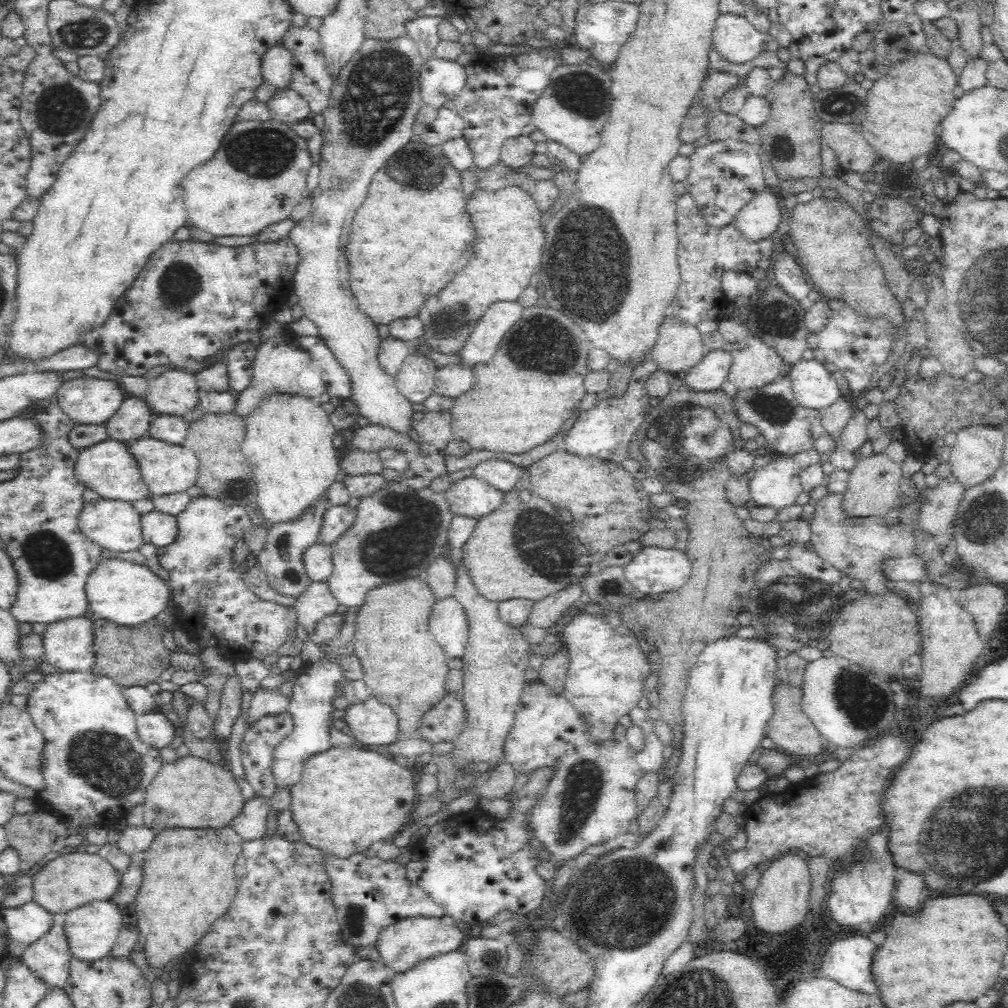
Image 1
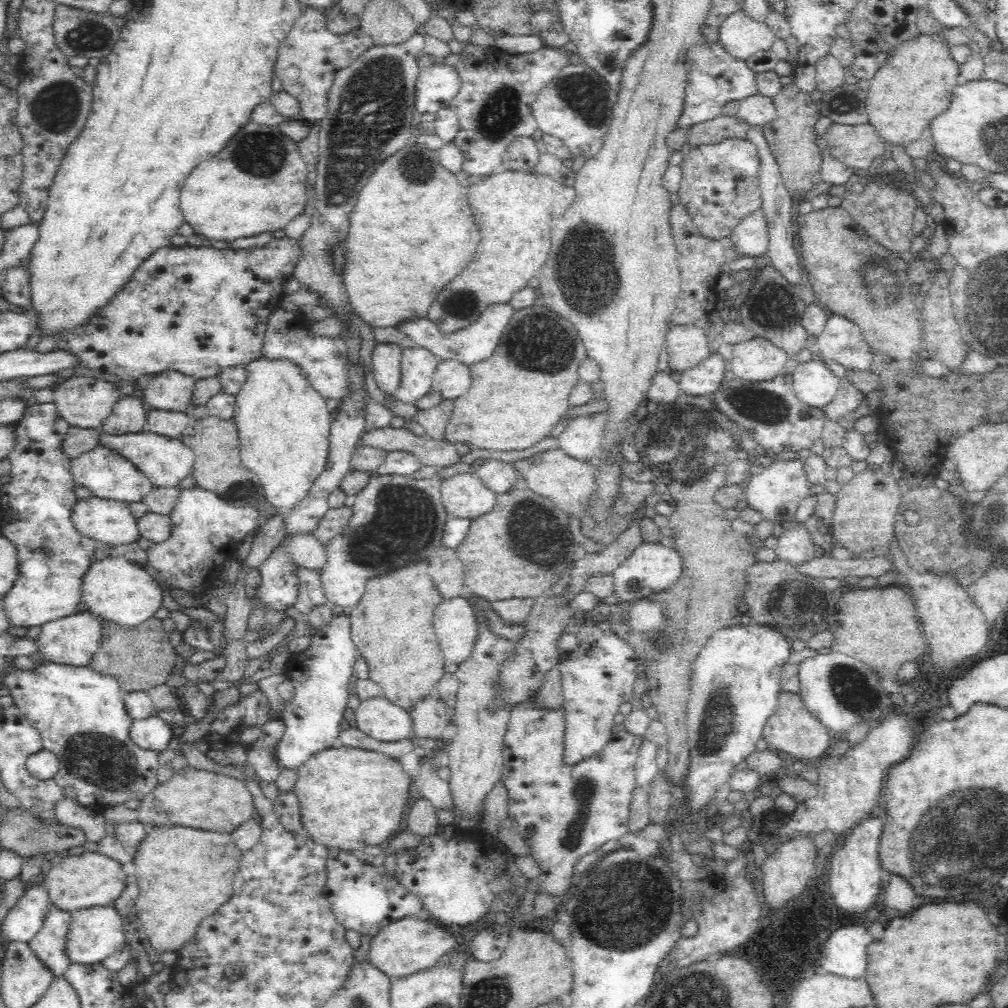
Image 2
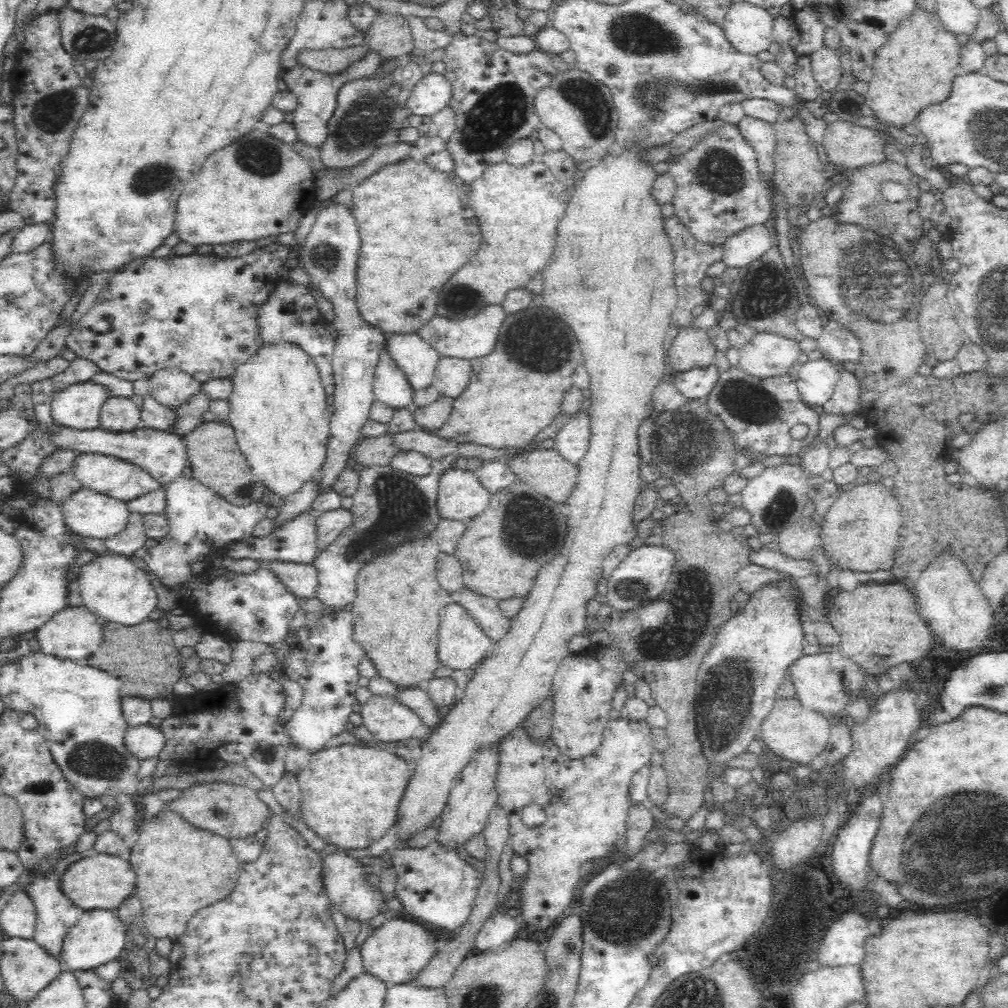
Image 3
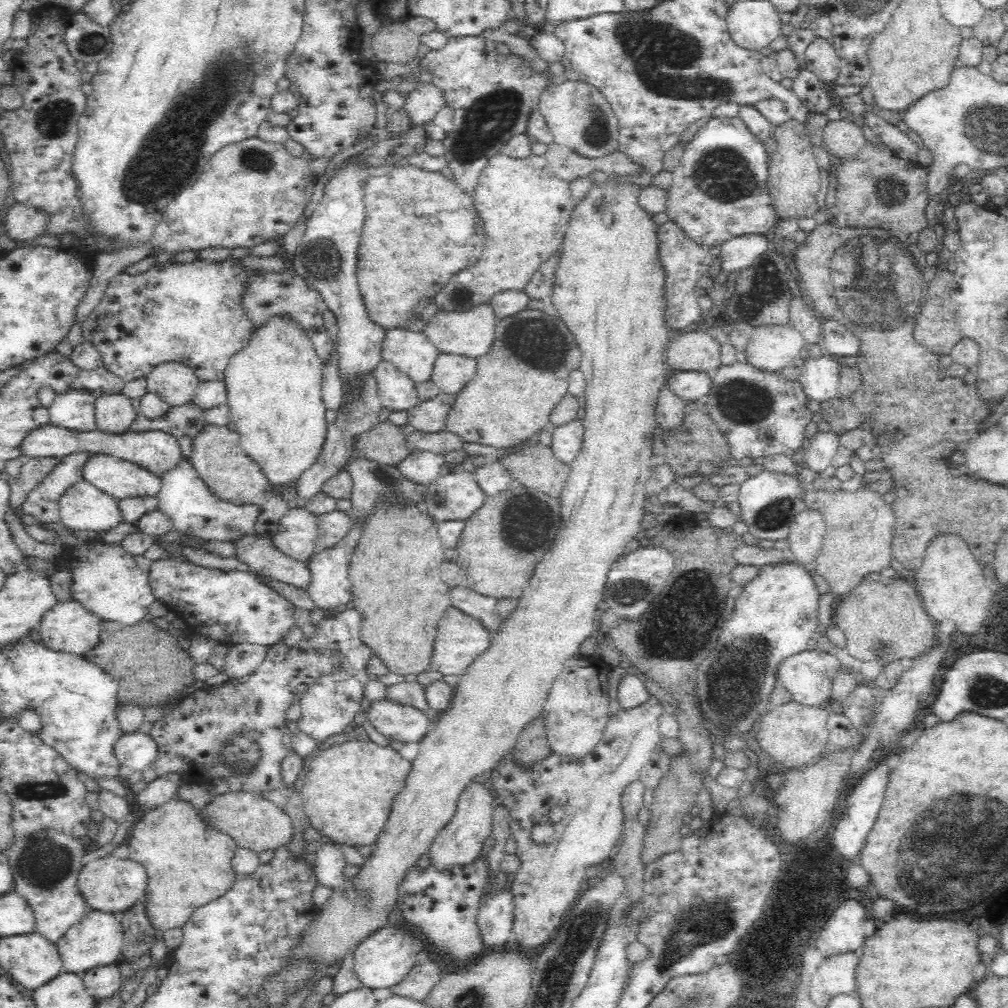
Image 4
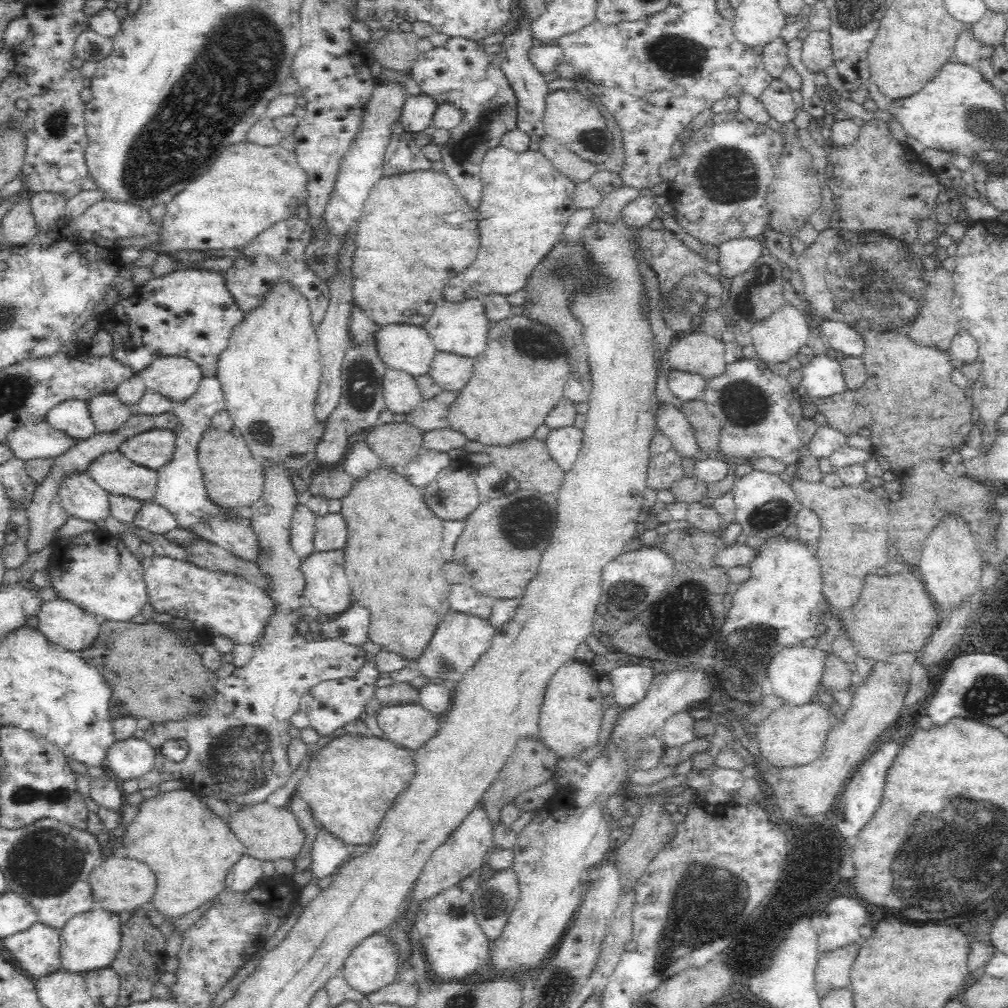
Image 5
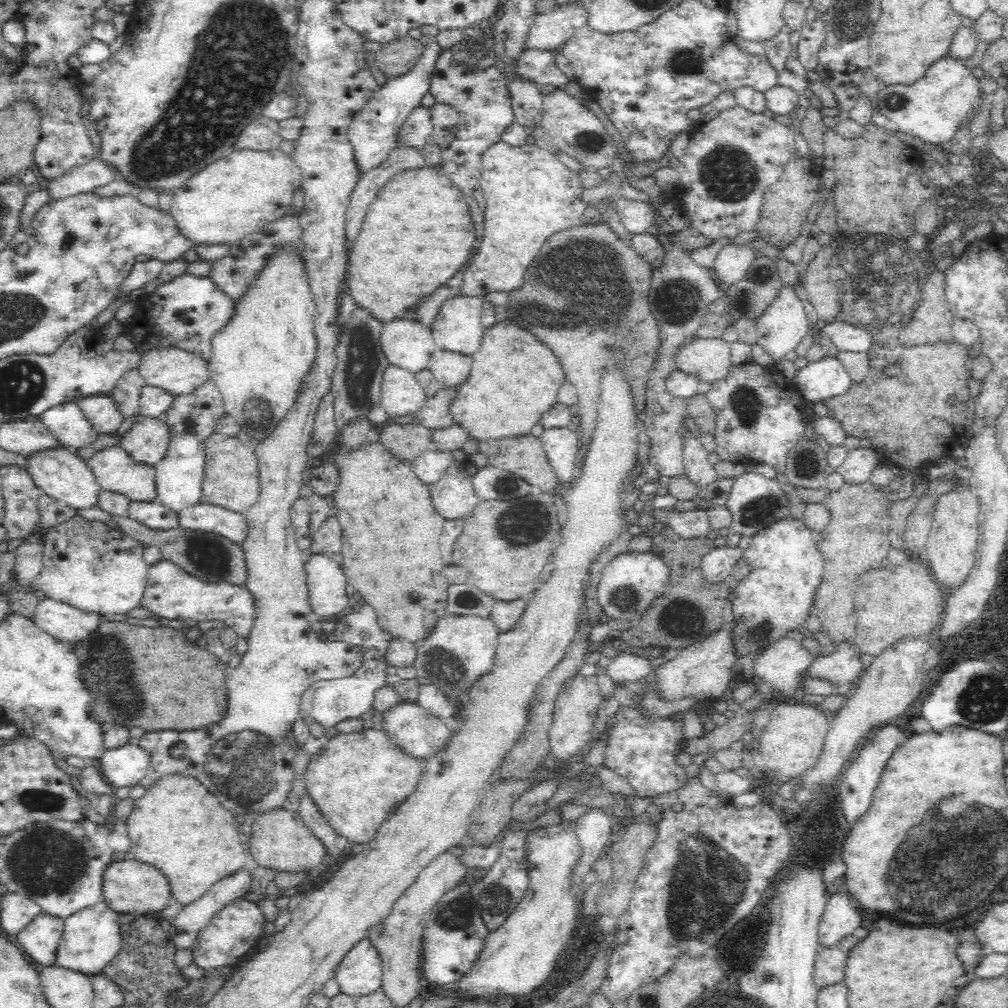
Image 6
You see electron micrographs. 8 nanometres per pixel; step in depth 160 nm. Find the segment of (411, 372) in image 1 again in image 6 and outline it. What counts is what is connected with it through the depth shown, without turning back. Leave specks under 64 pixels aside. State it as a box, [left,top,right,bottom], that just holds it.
[379,318,436,373]

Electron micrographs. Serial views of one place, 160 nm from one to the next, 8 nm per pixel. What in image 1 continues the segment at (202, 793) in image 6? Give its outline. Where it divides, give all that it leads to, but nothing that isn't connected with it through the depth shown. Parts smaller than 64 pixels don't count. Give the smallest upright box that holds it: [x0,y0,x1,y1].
[135,826,243,971]

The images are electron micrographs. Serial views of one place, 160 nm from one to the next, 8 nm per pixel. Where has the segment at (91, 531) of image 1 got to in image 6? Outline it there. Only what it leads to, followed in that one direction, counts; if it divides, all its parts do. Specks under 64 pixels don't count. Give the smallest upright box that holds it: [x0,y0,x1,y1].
[23,447,101,509]

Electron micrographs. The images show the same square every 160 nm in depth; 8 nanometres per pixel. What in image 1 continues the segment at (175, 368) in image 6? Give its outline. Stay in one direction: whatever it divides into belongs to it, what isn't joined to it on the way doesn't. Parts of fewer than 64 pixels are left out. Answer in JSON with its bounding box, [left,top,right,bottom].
[142,370,199,416]

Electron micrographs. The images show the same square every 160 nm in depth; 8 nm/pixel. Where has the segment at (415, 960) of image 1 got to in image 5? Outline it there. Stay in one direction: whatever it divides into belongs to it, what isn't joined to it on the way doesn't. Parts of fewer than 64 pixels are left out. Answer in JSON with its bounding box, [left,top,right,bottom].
[341,932,397,994]

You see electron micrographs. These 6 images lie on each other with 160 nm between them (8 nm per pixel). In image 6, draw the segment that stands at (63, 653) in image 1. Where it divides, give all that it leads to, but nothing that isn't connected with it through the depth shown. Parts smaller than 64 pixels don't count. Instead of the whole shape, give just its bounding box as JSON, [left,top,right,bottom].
[32,597,103,642]

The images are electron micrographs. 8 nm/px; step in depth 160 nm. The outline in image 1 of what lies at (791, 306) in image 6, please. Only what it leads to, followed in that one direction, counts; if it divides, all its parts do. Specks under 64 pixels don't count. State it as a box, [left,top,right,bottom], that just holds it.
[727,334,784,390]

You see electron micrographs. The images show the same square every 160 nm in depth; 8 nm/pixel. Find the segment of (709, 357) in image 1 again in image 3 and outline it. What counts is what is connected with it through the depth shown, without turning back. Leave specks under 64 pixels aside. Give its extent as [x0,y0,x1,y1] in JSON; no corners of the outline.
[669,364,719,400]

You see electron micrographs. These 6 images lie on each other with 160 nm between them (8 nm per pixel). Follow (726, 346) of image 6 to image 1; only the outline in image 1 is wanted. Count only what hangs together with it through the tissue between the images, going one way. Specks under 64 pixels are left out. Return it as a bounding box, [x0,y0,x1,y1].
[648,314,705,373]

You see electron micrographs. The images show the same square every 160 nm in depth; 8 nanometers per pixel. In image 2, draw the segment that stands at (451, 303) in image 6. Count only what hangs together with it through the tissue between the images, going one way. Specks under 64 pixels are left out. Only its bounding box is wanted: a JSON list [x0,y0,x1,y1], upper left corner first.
[397,303,514,366]

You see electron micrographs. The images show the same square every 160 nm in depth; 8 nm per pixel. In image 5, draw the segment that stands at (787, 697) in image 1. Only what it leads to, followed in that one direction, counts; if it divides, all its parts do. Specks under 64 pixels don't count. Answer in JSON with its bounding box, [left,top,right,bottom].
[754,701,832,768]

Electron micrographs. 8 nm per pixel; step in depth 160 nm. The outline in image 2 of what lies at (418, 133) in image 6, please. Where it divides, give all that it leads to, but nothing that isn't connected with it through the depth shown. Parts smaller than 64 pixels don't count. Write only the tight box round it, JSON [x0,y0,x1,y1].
[415,63,460,115]

